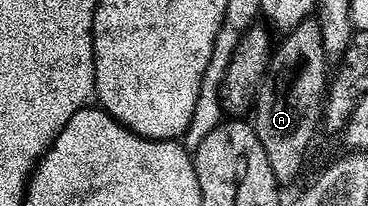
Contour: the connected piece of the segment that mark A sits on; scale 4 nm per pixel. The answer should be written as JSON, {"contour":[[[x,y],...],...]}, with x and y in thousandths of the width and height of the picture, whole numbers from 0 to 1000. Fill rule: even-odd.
{"contour":[[[856,87],[823,92],[766,189],[734,272],[723,379],[693,447],[679,592],[701,684],[712,684],[723,782],[734,782],[734,840],[745,840],[753,893],[774,898],[813,859],[837,709],[859,655],[859,597],[864,617],[872,592],[897,286],[878,238],[875,160]]]}

